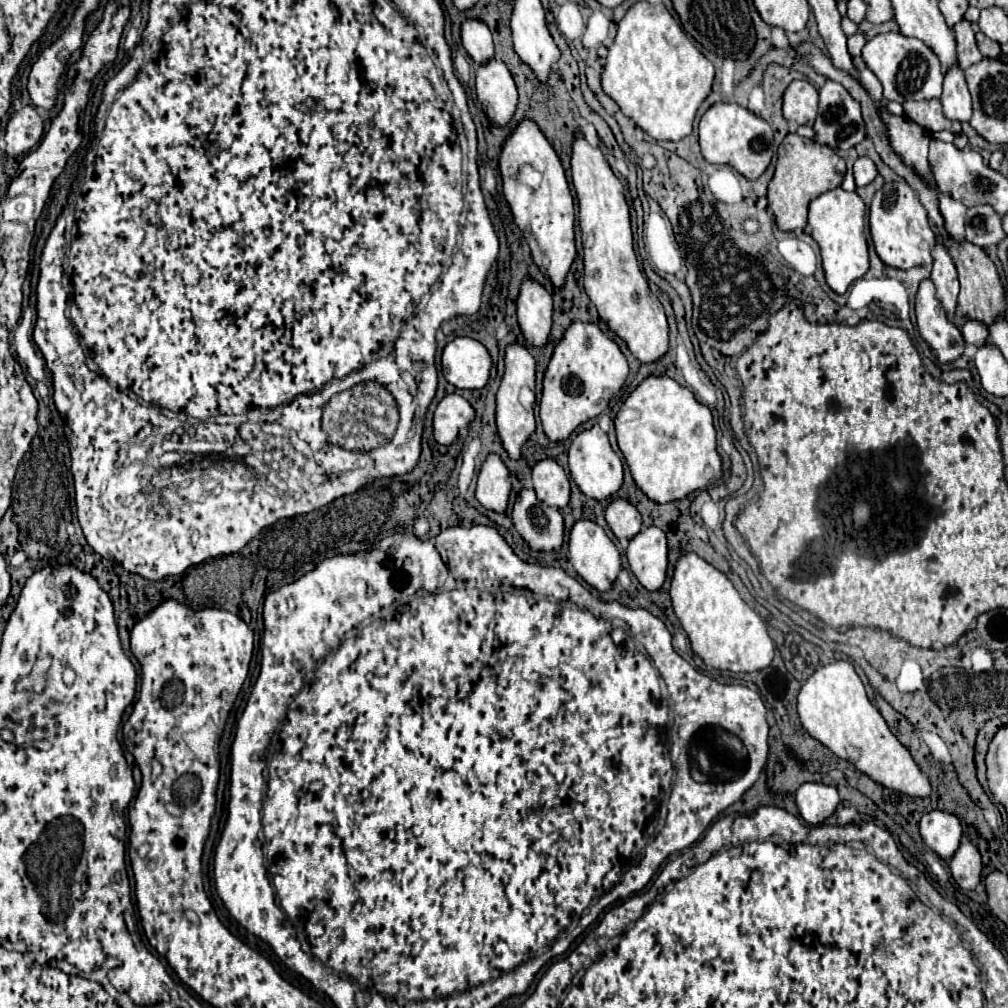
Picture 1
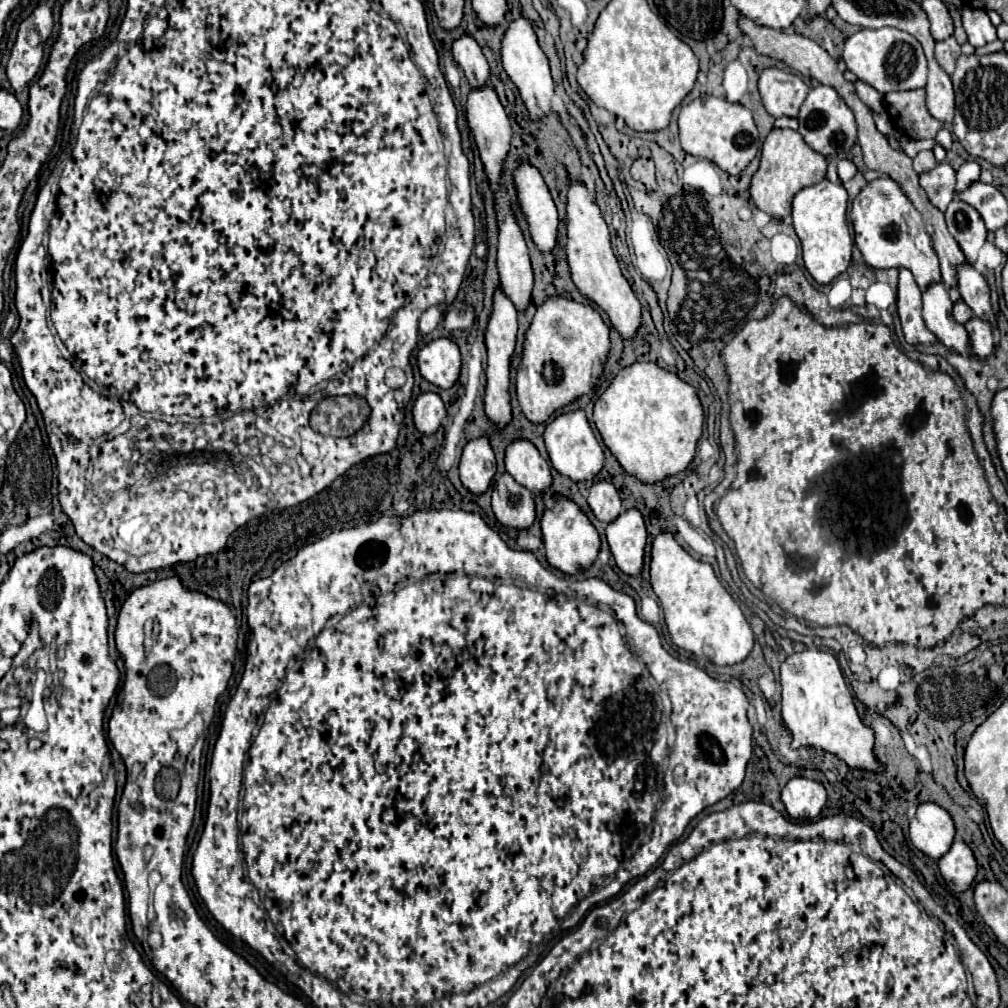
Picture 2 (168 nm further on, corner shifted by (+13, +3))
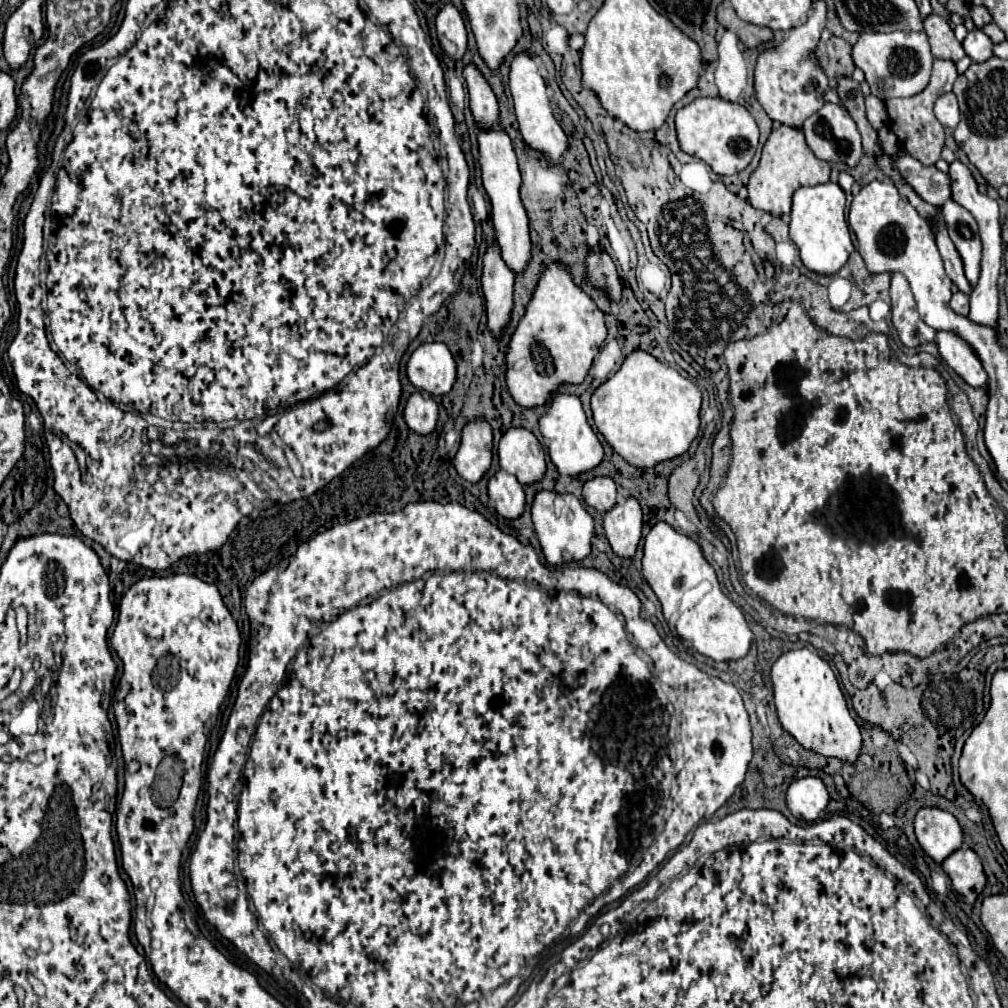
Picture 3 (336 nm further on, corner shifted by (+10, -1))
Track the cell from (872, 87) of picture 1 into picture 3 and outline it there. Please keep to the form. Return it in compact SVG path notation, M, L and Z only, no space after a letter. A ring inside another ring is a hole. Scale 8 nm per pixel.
M869 94L869 96L865 98L865 114L867 114L869 124L871 124L875 130L883 128L885 122L887 122L885 104L883 104L883 100L879 100L877 96L871 96L871 94Z

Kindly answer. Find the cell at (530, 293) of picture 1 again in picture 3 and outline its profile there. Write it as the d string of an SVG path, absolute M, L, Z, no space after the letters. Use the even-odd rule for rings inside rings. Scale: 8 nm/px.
M497 126L489 132L479 130L477 134L479 140L479 162L481 162L481 170L483 170L483 186L489 194L491 200L491 220L495 226L495 238L497 244L501 246L503 252L503 260L507 262L507 266L519 274L527 268L529 258L531 258L531 240L529 240L529 224L527 224L527 214L525 208L521 204L519 198L519 184L521 184L521 174L517 168L517 158L511 146L511 138L507 136L507 132Z

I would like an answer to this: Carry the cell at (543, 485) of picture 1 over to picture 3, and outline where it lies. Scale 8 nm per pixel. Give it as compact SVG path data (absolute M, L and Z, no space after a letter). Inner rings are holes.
M509 428L497 446L499 464L505 472L513 474L521 484L541 480L545 474L543 446L525 428Z

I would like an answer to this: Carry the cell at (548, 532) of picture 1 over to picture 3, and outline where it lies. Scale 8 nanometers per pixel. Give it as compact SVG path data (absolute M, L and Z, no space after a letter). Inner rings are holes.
M505 470L495 472L487 482L487 492L495 504L495 510L503 518L513 520L513 518L519 518L523 514L525 494L523 494L523 488L515 476L507 474Z

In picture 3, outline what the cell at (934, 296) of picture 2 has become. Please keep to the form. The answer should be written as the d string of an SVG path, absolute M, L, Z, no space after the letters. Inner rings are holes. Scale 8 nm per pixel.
M951 332L937 334L937 346L941 358L973 388L987 388L987 372L983 370L979 358L969 348L965 340Z

